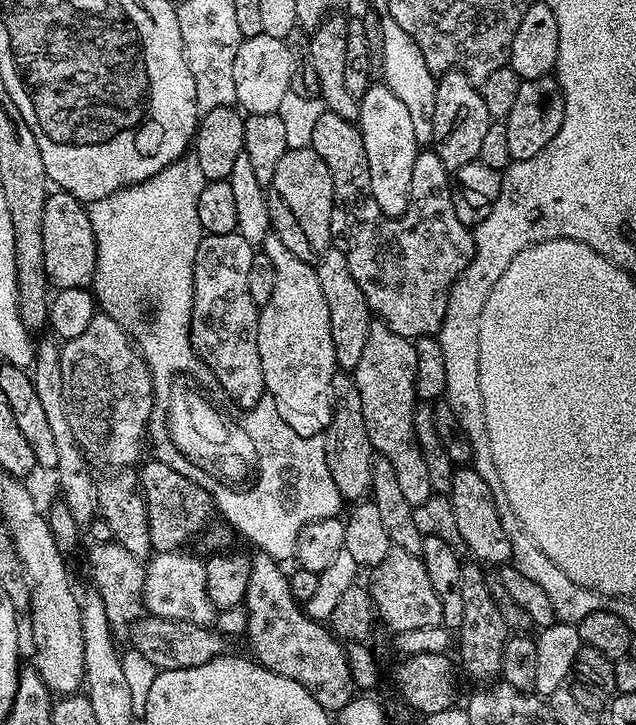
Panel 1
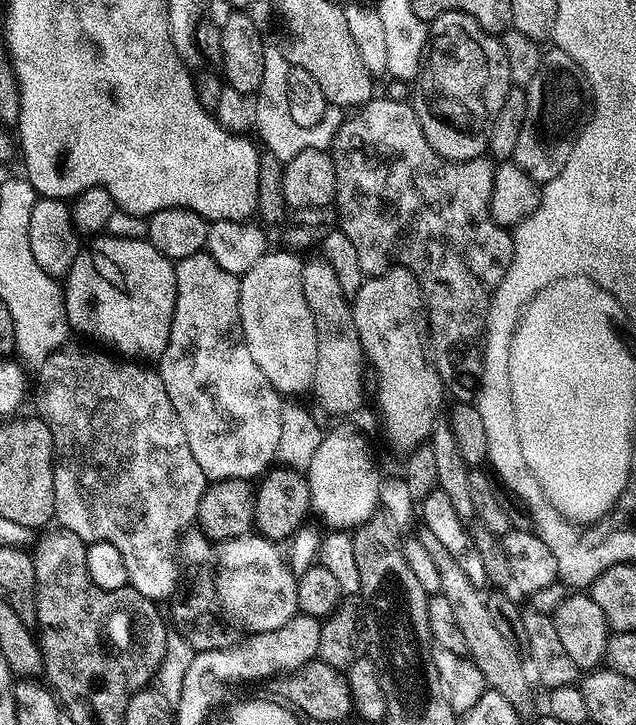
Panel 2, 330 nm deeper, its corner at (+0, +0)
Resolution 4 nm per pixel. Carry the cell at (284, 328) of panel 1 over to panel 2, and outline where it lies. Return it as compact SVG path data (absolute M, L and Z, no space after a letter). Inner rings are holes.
M252 222L252 230L258 231L216 234L215 226L209 223L206 251L214 258L214 262L218 262L218 266L222 266L222 270L230 270L230 274L240 277L238 310L250 358L258 362L258 370L266 374L266 378L275 386L277 392L288 398L296 398L299 397L296 396L299 392L307 393L311 389L314 382L314 366L318 358L318 334L314 330L314 318L306 302L306 294L302 294L304 264L297 253L287 250L268 252L264 256L264 251L268 248L265 229L259 223Z

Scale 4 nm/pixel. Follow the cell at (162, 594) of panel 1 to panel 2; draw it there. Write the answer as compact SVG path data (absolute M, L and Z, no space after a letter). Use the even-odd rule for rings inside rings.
M259 534L230 538L215 545L214 581L219 611L229 621L237 620L245 633L278 630L278 626L298 615L297 576L288 567L285 553L276 548L279 547L273 541Z

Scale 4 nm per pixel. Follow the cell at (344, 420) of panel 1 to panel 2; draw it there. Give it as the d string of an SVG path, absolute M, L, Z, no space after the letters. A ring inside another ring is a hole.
M316 258L316 260L307 261L304 264L302 270L302 294L306 294L306 302L310 306L312 311L312 317L314 318L314 330L318 334L318 358L316 359L316 365L314 366L314 382L312 383L311 391L316 392L316 400L320 403L320 408L324 412L329 412L332 416L340 416L336 418L348 418L351 412L356 412L360 408L360 403L364 400L364 368L366 372L366 364L364 359L364 351L360 345L360 339L358 338L358 330L354 326L354 318L352 317L352 305L349 297L345 296L342 290L341 284L338 282L338 278L334 275L334 270L330 270L330 266L323 258Z

